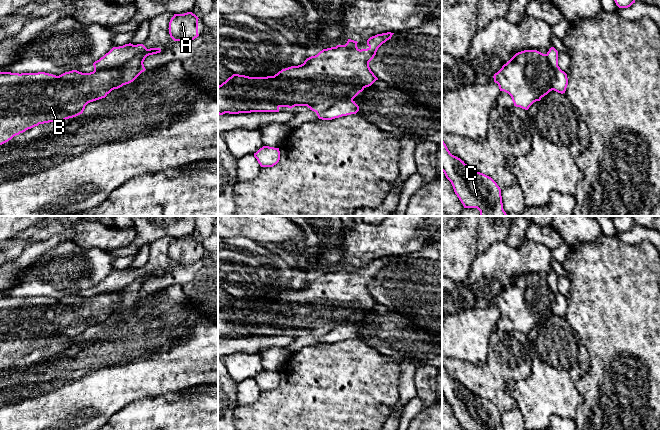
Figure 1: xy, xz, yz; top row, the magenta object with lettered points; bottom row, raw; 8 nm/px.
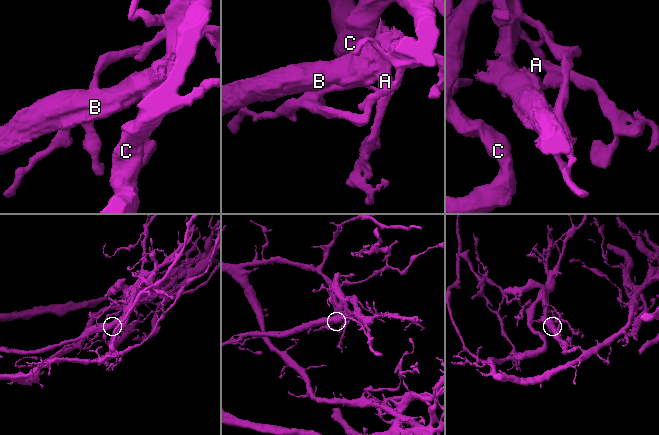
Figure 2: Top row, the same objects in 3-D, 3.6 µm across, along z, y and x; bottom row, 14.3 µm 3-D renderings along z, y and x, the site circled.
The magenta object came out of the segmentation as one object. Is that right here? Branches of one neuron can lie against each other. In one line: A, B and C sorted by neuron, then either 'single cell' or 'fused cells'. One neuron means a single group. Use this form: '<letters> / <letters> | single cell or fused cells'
A B / C | fused cells

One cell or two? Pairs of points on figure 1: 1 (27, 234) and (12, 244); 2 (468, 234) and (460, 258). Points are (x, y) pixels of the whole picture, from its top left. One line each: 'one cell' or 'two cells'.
1: one cell
2: one cell

